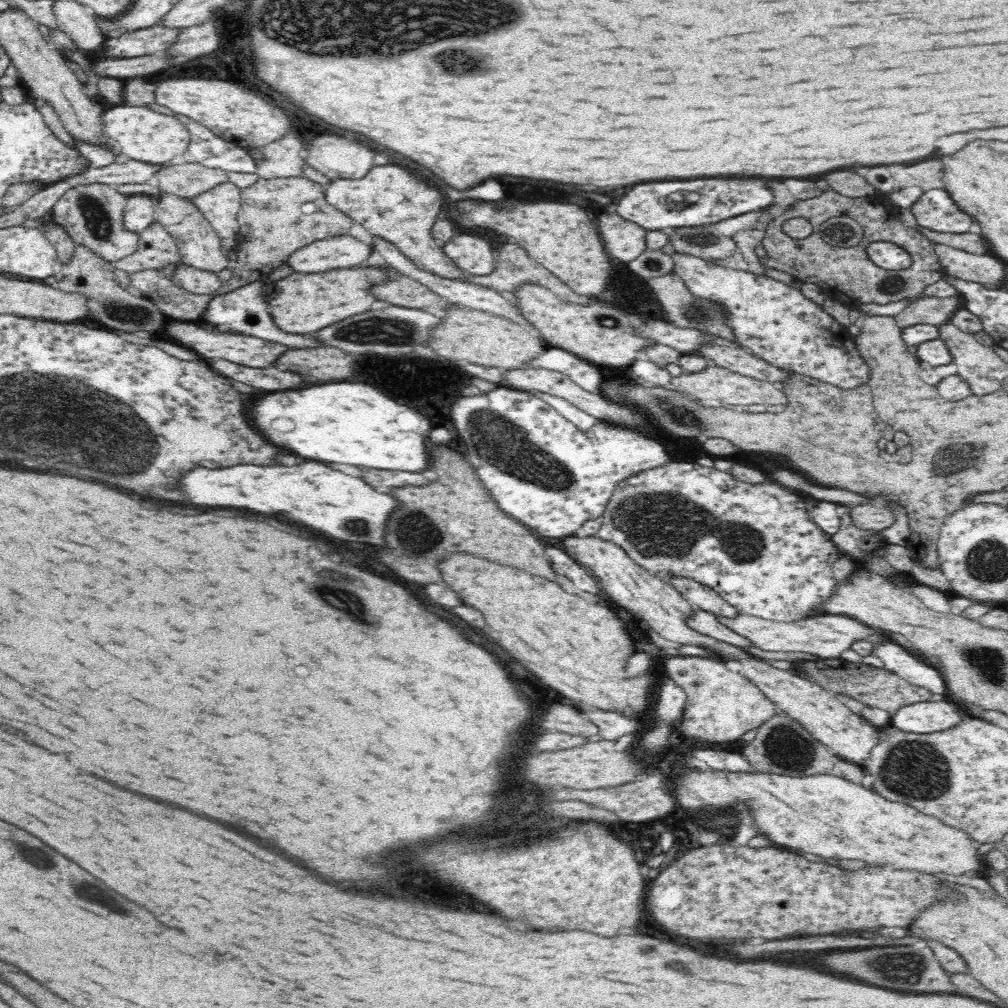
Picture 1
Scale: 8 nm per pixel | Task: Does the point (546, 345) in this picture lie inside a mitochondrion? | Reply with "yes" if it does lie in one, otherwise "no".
no

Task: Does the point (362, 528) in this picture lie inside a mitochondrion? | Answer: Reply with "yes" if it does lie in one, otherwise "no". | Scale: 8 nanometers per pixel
yes

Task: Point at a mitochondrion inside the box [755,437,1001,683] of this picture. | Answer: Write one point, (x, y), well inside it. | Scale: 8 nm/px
(952, 460)

